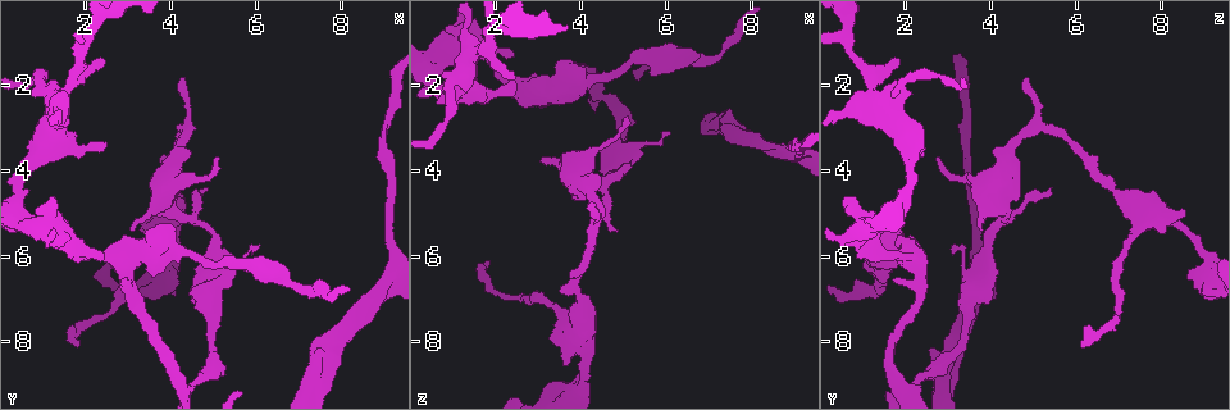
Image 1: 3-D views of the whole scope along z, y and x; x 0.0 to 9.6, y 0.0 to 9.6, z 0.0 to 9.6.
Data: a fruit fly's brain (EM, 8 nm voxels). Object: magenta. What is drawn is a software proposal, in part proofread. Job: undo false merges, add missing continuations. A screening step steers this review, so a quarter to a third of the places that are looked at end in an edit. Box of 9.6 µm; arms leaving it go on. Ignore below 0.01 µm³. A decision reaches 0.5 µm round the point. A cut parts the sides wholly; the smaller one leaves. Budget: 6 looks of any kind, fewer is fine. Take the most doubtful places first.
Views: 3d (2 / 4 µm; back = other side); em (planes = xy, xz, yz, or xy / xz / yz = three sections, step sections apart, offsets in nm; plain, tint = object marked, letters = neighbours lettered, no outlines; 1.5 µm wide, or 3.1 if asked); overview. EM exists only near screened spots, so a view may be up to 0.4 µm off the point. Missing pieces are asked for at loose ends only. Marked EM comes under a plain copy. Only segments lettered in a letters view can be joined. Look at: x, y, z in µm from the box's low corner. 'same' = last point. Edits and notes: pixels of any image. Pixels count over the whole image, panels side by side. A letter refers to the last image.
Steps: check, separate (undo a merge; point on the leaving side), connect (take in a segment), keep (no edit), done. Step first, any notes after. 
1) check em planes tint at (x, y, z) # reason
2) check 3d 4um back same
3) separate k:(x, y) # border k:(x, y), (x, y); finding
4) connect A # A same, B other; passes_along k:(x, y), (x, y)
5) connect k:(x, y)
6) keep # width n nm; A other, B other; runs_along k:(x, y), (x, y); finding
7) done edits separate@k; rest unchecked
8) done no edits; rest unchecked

check 3d 2um at (4.95, 4.35, 5.40) # an open end

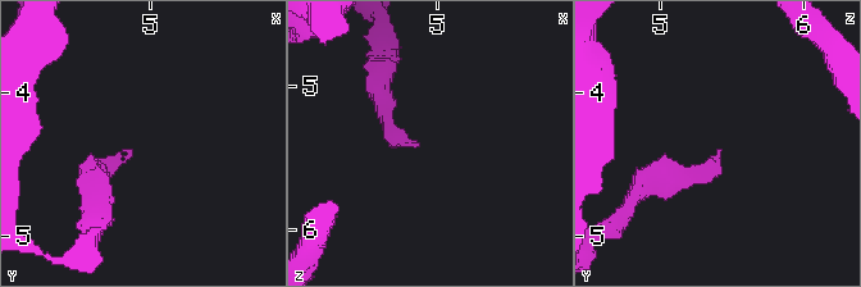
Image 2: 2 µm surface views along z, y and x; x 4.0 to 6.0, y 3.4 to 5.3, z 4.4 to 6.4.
check em planes letters at (4.88, 4.40, 5.38) # shape alone is not enough

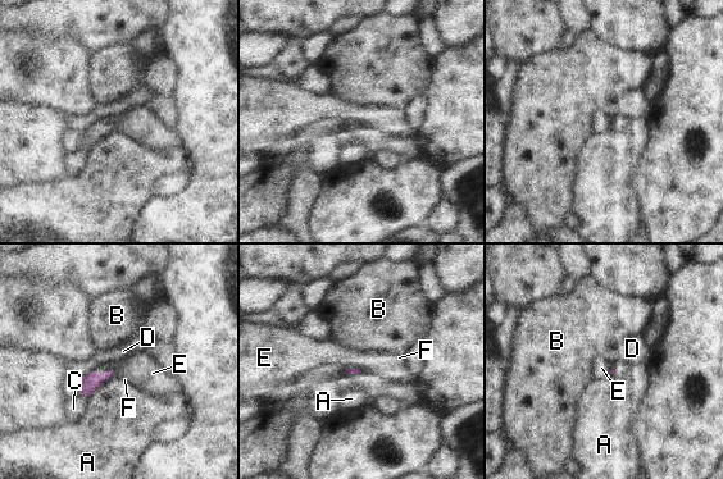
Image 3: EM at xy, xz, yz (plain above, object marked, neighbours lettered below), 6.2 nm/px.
keep # A other, B other, C other, D other, E other, F other; border 3:(109, 368), (113, 375); none of them fits

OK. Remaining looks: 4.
check 3d 4um back at (9.00, 6.50, 3.60)

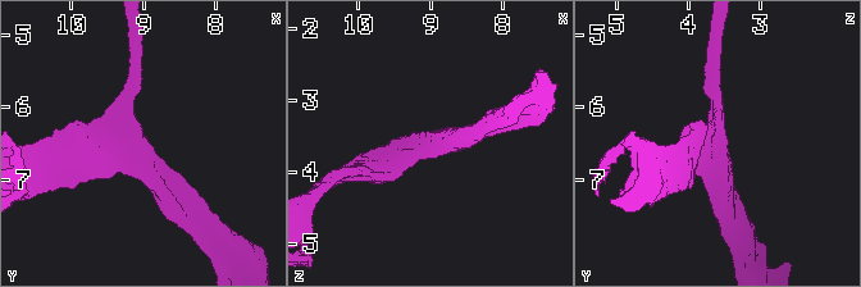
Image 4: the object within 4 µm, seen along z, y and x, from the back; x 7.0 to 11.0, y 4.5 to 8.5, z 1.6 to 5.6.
check em yz step 4 tint at (9.05, 6.55, 3.55)

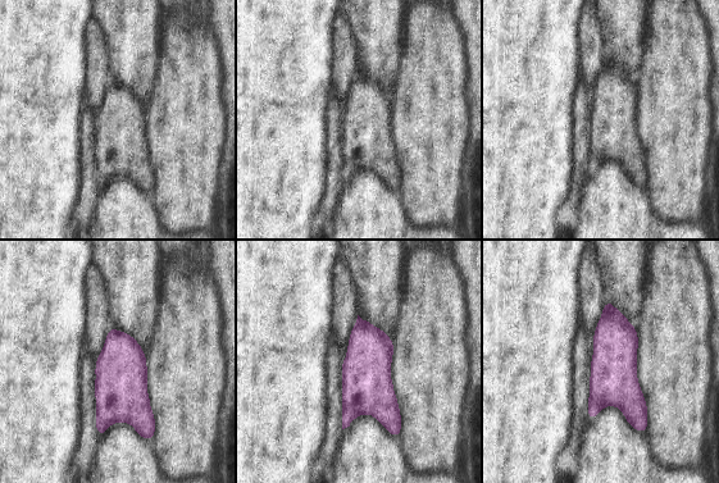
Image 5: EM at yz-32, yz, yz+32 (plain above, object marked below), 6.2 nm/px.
check em planes letters same

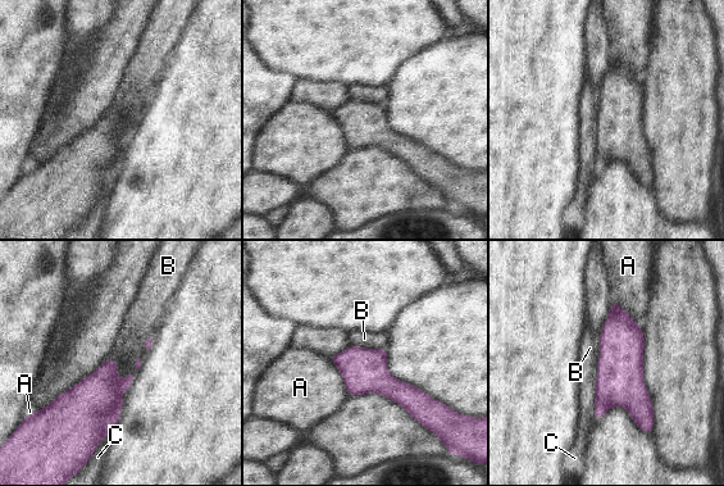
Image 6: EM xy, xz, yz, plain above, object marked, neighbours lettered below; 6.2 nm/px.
keep # A other, B other, C other; runs_along 6:(614, 305), (620, 382), (649, 422); all the same cell

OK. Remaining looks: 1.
done no edits; rest unchecked

